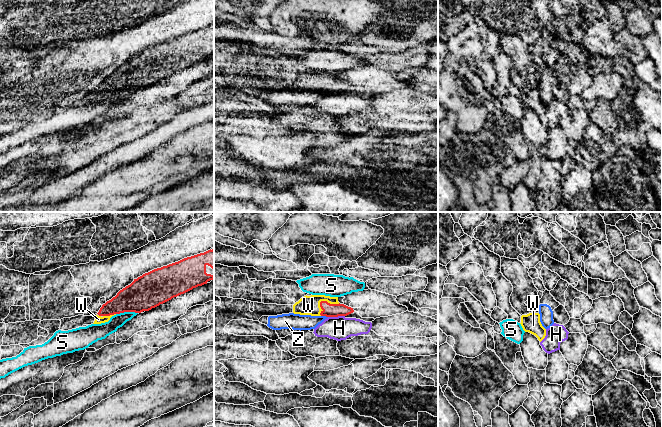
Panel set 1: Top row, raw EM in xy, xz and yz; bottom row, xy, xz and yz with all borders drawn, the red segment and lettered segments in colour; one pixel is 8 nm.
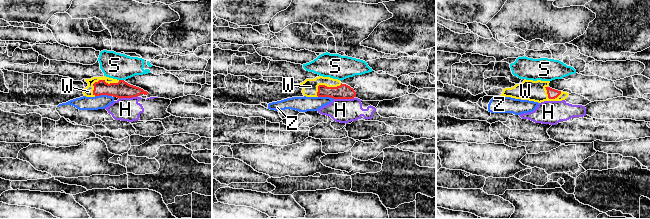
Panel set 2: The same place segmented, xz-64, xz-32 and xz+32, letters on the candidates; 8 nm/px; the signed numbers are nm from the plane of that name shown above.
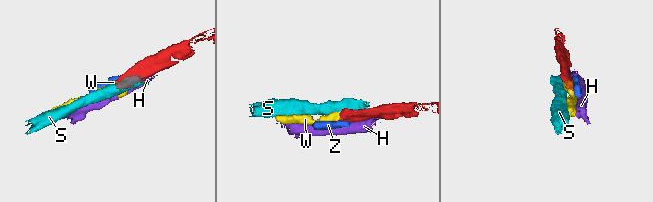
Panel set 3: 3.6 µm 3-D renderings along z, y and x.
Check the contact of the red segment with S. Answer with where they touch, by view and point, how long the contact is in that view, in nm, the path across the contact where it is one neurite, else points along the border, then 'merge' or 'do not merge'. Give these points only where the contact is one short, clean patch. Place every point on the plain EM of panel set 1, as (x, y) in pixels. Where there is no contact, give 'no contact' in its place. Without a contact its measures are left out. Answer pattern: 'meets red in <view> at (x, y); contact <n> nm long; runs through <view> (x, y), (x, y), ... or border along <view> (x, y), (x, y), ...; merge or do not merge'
meets red in xy at (126, 87); contact 180 nm long; border along xy (137, 88), (120, 88), (116, 90); do not merge

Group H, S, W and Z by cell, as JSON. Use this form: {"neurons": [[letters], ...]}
{"neurons": [["H"], ["S"], ["W"], ["Z"]]}

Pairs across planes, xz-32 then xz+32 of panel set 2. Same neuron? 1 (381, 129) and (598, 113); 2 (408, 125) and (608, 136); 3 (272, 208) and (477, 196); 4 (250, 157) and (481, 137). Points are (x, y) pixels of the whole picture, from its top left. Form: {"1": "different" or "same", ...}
{"1": "different", "2": "same", "3": "same", "4": "different"}

